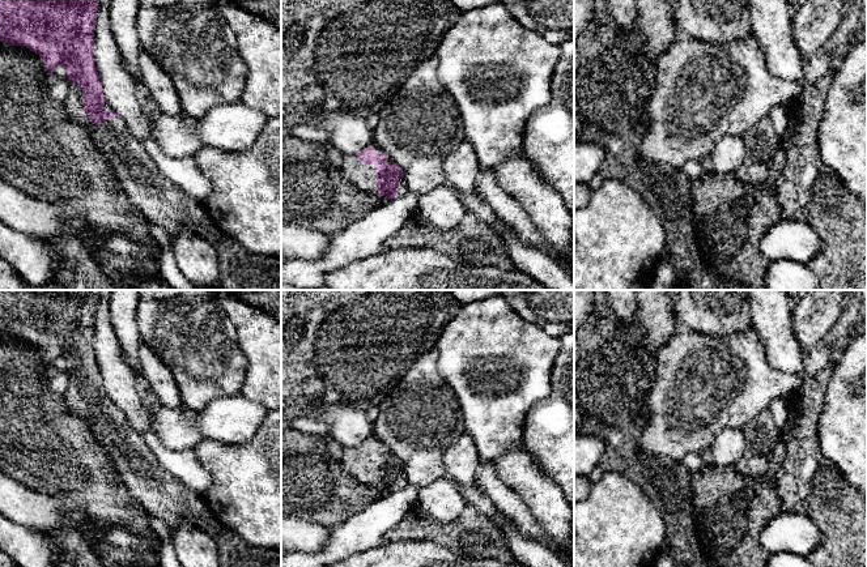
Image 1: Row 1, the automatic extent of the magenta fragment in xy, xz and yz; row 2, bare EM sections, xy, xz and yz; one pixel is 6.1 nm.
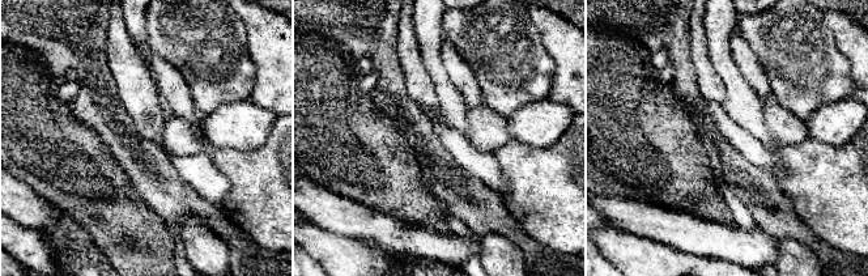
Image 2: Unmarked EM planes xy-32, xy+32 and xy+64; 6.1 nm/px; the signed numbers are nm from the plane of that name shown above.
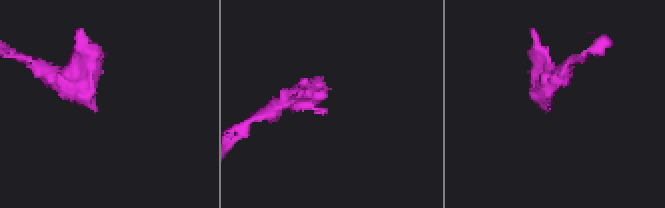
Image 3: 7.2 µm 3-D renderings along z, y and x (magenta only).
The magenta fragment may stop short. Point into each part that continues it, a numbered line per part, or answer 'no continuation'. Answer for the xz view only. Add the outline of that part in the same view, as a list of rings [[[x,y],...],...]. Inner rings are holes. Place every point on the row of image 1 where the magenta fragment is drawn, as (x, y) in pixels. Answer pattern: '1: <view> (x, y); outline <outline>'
1: xz (358, 174); outline [[[348,154],[343,158],[341,172],[354,186],[369,193],[377,193],[377,170],[374,165],[361,163],[357,154]]]

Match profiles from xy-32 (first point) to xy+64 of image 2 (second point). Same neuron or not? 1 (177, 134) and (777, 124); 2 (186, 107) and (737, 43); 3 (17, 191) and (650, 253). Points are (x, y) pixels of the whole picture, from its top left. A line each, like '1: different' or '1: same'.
1: same
2: same
3: different

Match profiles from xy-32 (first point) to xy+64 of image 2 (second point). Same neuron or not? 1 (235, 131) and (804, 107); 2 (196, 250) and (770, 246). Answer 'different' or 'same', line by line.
1: different
2: different

